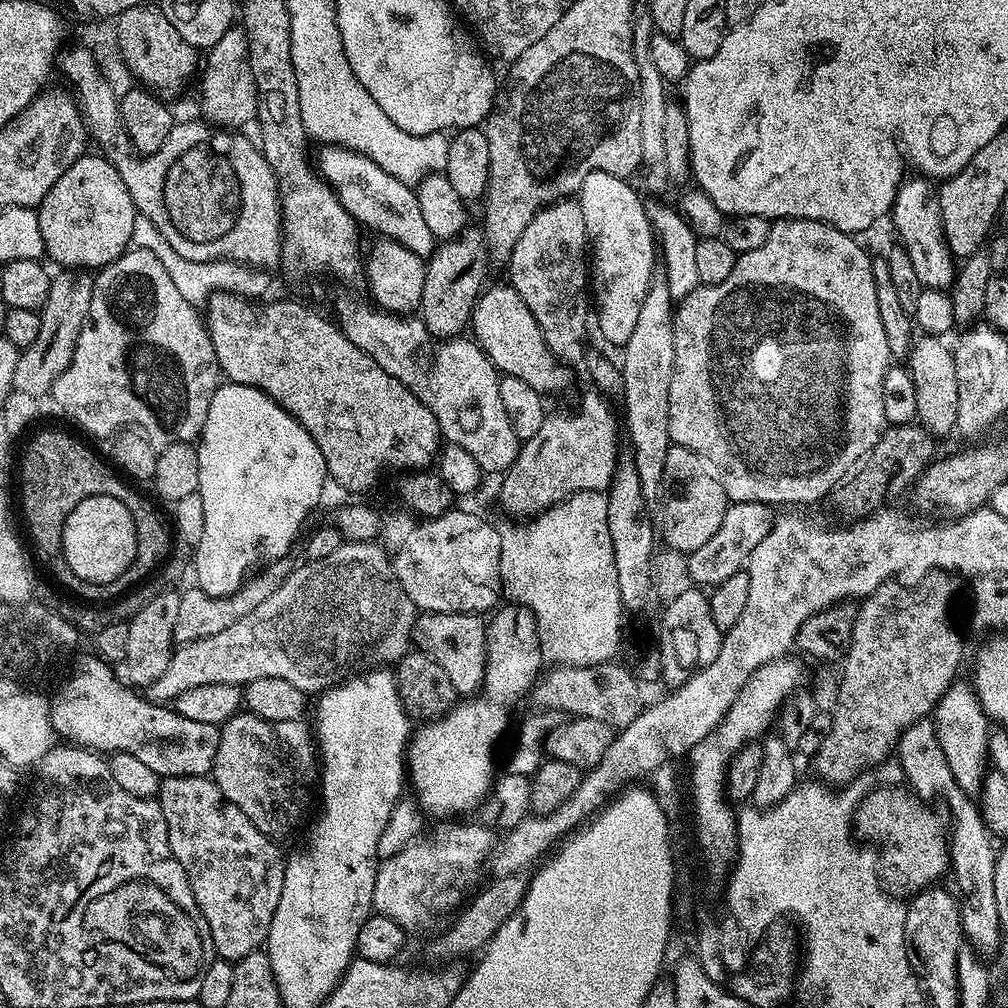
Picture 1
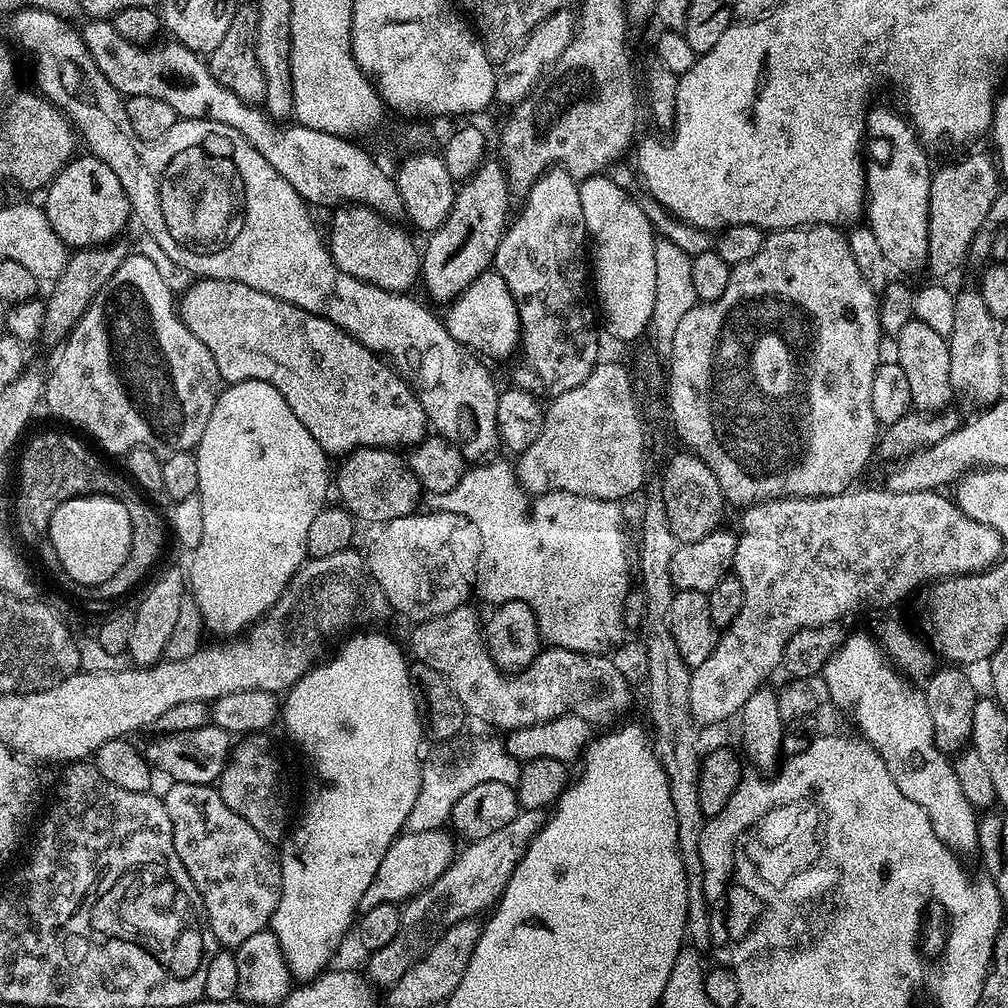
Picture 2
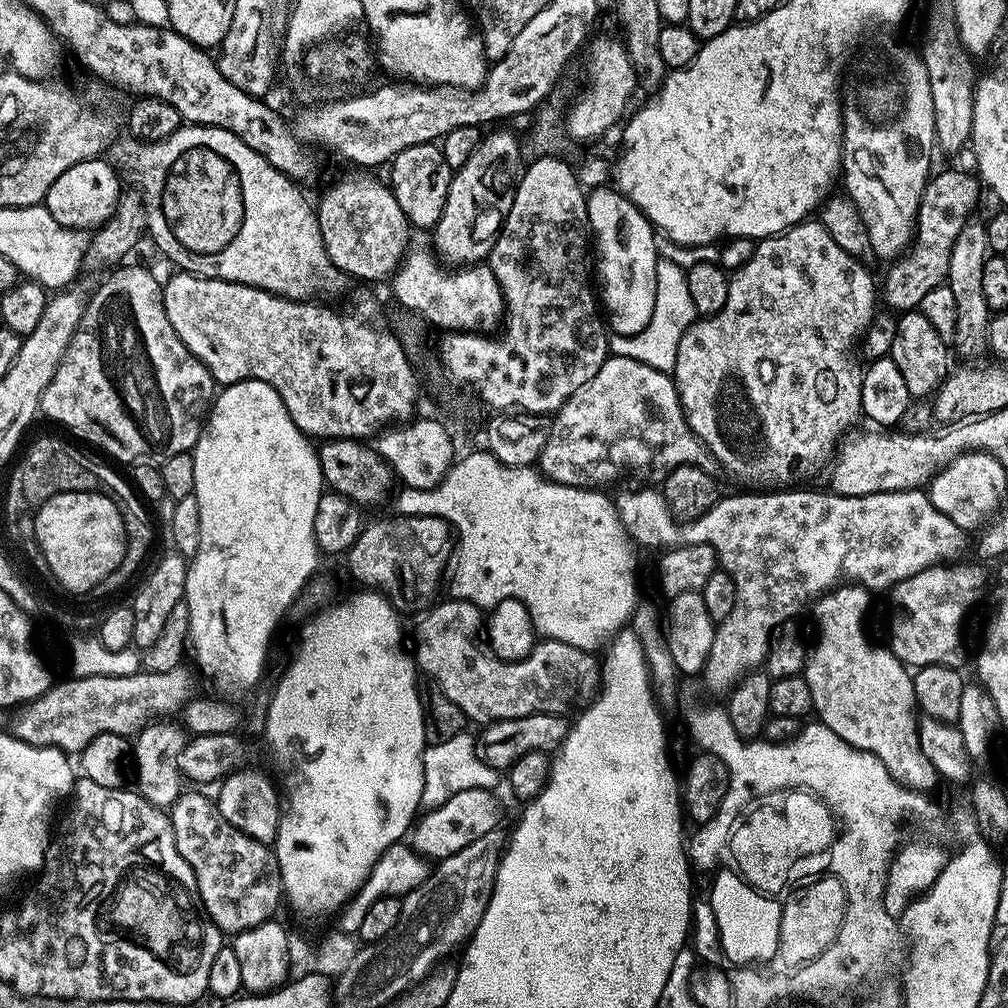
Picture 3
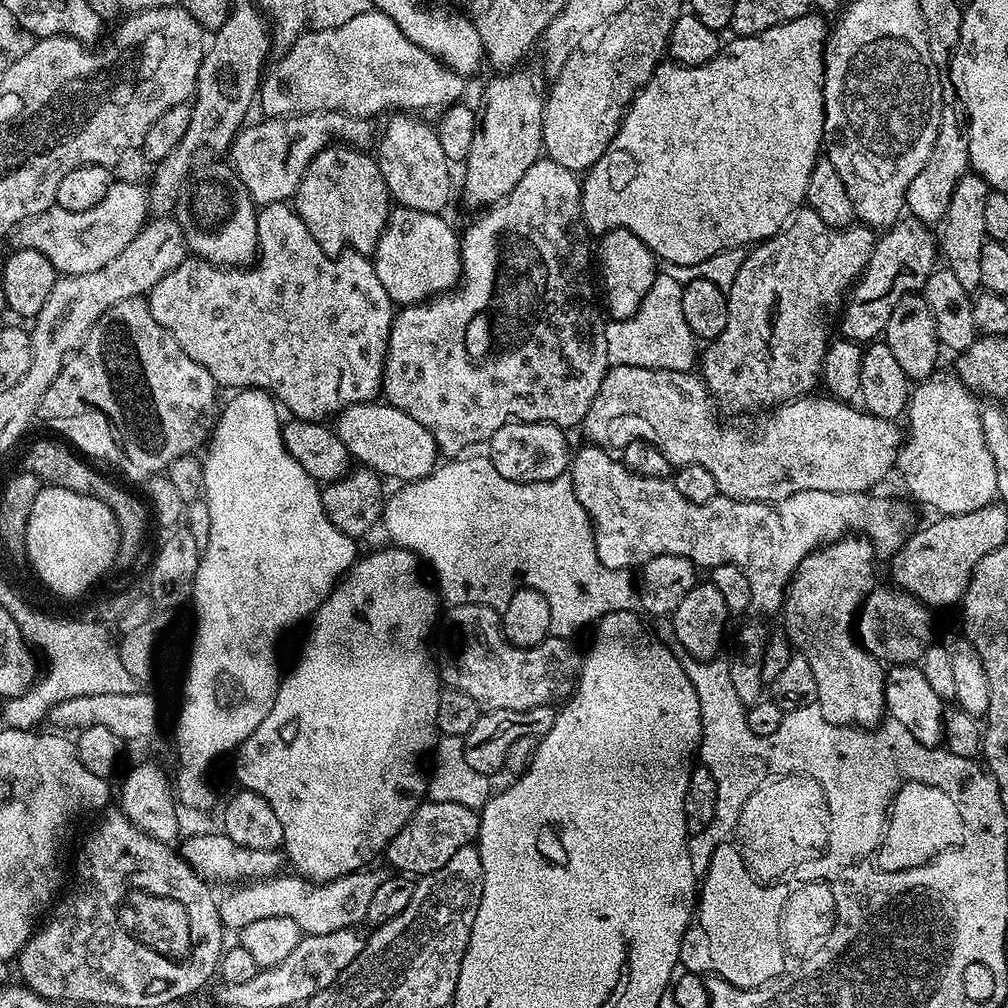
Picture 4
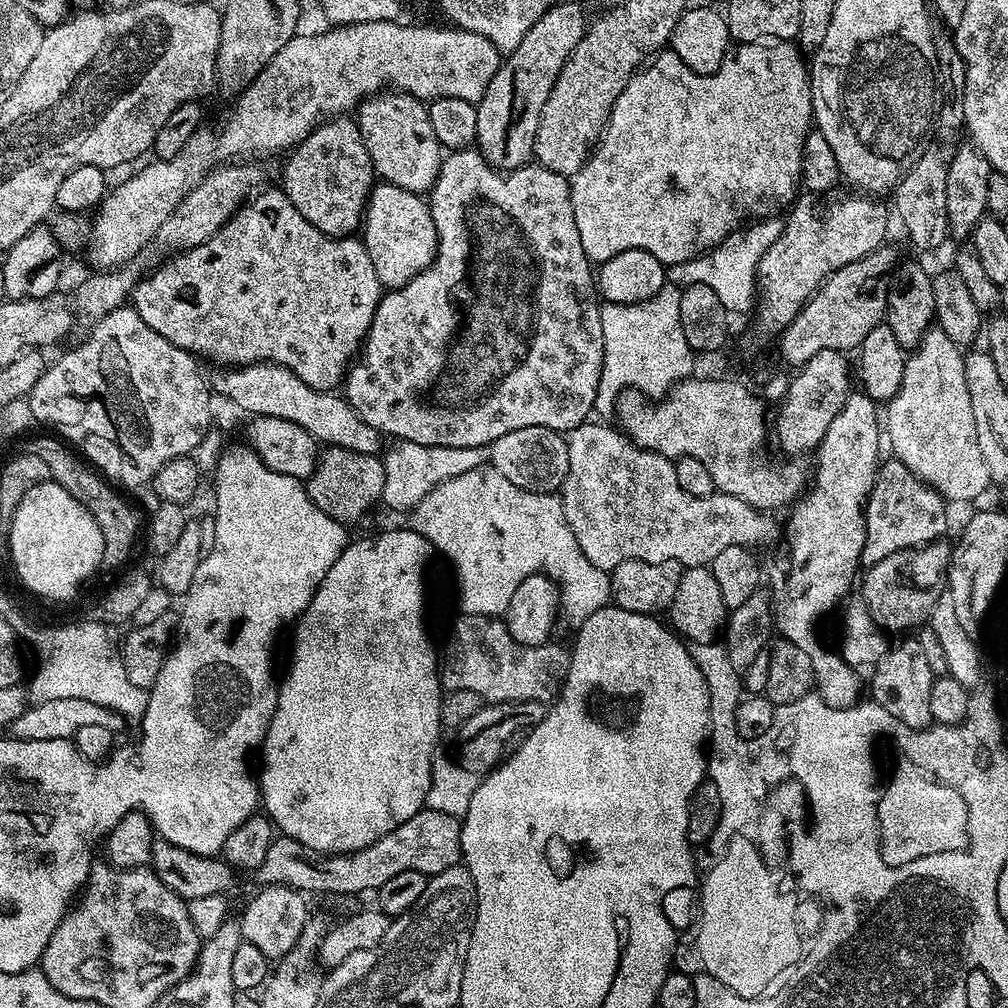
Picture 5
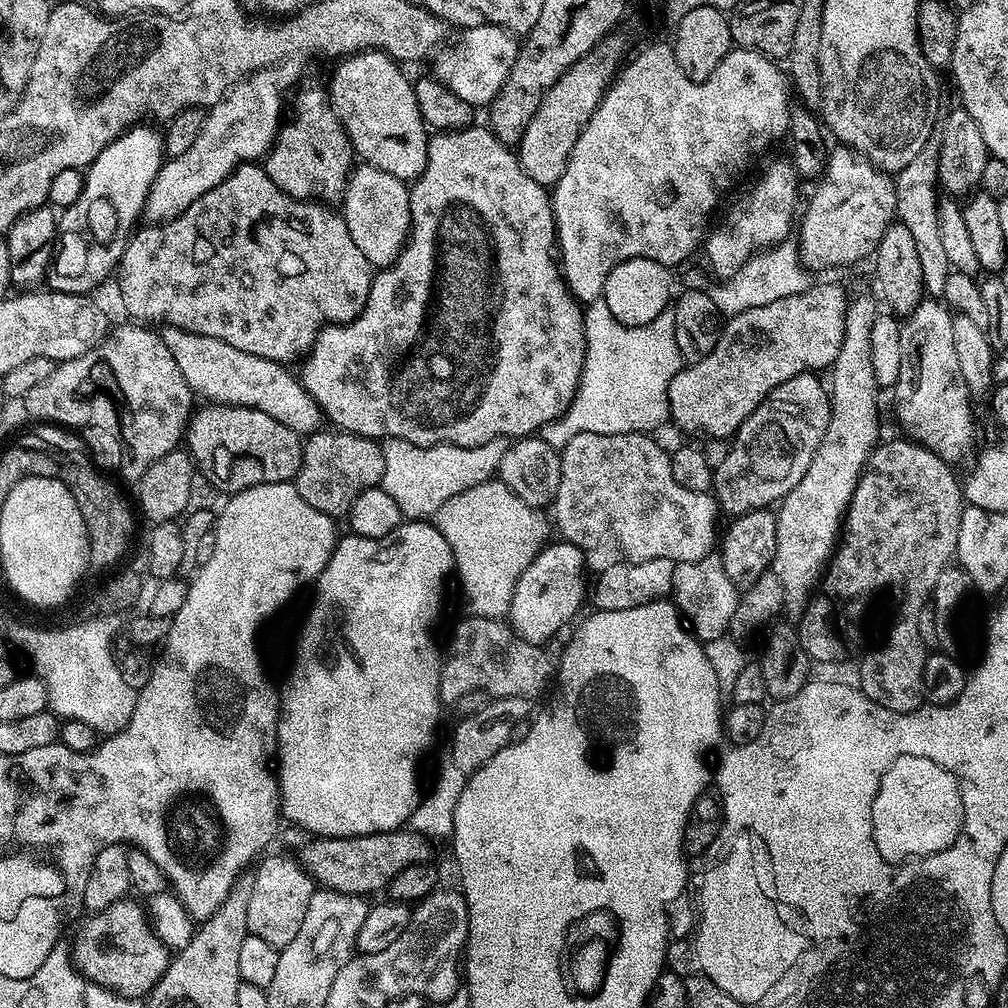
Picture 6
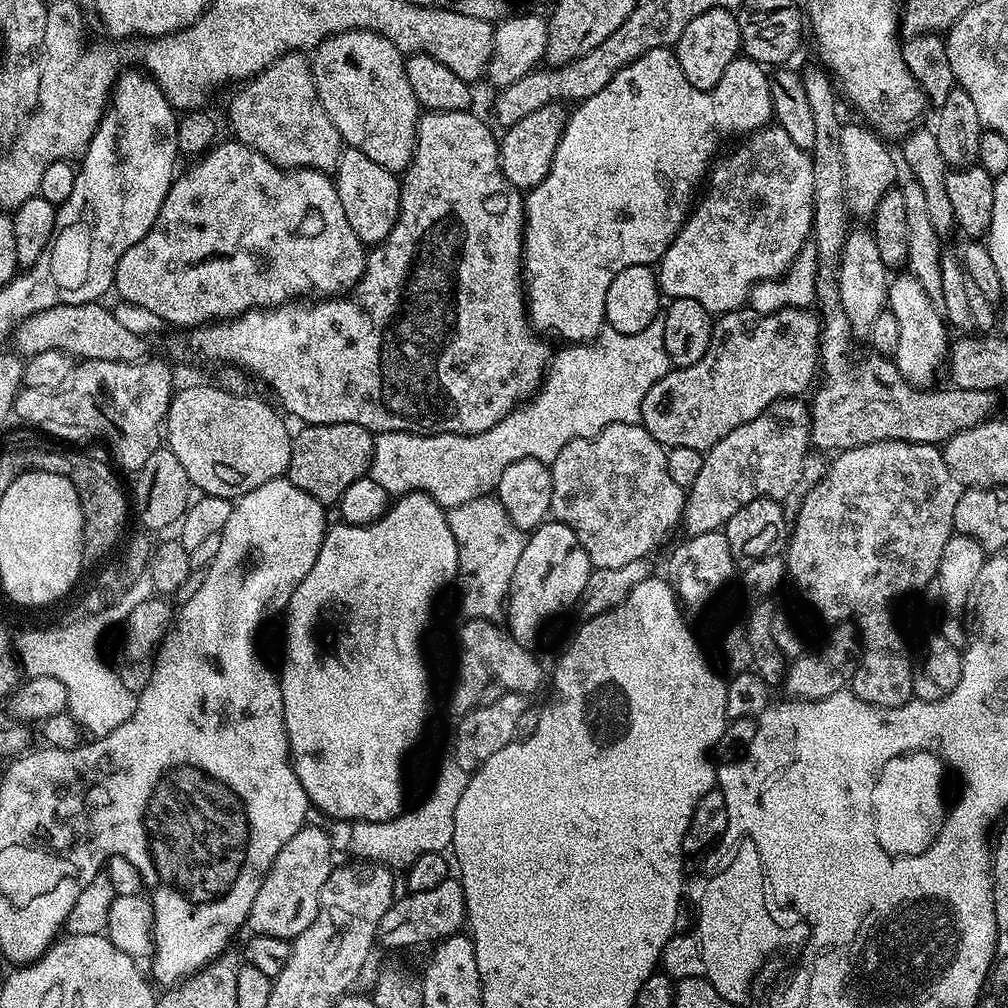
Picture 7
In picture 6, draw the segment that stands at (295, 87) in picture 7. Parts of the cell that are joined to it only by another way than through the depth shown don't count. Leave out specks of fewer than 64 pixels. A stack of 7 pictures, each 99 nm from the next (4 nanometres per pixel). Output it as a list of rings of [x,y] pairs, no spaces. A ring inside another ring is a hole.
[[[316,84],[299,88],[295,89],[296,97],[293,100],[291,97],[290,115],[281,123],[276,141],[268,155],[263,157],[262,166],[278,190],[290,194],[296,200],[323,202],[332,206],[343,201],[348,177],[352,175],[352,143],[348,141],[338,114],[332,109],[327,91]]]

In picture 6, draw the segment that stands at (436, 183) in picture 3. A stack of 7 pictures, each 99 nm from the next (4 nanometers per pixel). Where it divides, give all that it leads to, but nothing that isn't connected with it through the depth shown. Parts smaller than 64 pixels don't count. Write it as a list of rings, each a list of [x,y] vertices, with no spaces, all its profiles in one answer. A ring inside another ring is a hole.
[[[358,51],[345,55],[337,64],[340,65],[333,70],[326,91],[352,143],[353,153],[363,163],[394,174],[394,178],[405,182],[416,180],[426,170],[430,132],[422,114],[418,114],[413,81],[384,51]]]

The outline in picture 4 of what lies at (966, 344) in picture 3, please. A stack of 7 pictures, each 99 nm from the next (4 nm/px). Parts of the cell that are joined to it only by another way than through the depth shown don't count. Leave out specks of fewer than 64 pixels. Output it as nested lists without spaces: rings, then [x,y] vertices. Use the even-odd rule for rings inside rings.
[[[965,174],[954,186],[954,194],[950,198],[948,213],[944,215],[942,229],[942,260],[946,267],[955,274],[958,282],[969,293],[975,293],[981,287],[982,248],[989,241],[986,232],[985,205],[990,189],[982,177]]]

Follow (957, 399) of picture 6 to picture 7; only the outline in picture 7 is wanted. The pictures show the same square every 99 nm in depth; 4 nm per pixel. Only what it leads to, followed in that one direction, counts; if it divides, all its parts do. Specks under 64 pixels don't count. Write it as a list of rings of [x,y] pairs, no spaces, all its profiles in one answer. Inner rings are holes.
[[[904,270],[896,275],[888,281],[888,308],[894,318],[898,318],[899,327],[898,350],[894,359],[900,373],[911,384],[928,386],[933,383],[931,380],[936,376],[936,367],[939,366],[940,359],[949,355],[950,328],[941,309],[926,294],[926,290],[922,290],[922,282],[918,282],[911,270]]]

